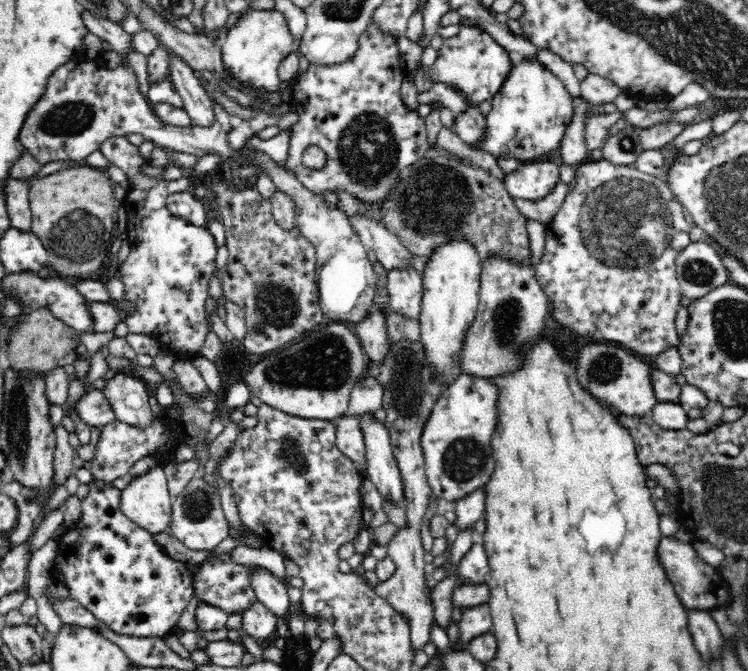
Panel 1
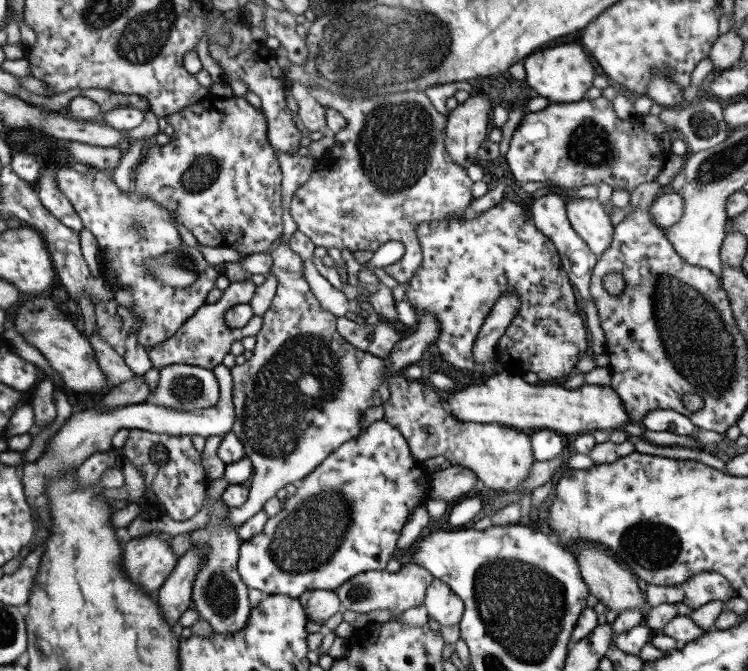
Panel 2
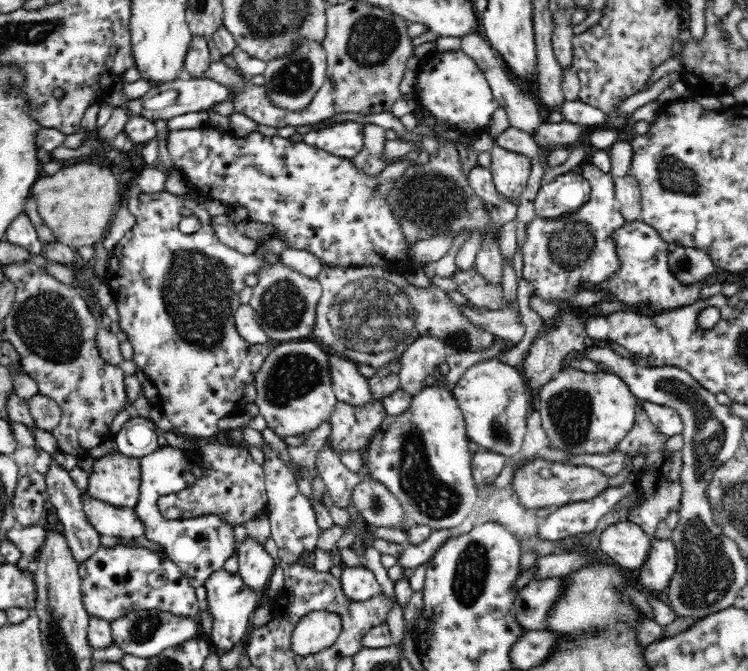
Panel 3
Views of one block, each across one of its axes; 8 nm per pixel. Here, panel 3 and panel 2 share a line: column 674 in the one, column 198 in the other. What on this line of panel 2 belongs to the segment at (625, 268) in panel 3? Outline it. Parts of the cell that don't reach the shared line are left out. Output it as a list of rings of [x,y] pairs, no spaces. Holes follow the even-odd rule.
[[[66,165],[58,170],[55,179],[62,194],[71,202],[76,214],[81,218],[84,230],[92,232],[94,238],[96,238],[101,256],[101,276],[110,281],[110,284],[115,288],[115,292],[120,288],[125,288],[134,297],[135,305],[129,310],[132,310],[133,314],[137,312],[138,318],[143,320],[142,328],[138,331],[140,346],[144,346],[148,350],[151,346],[170,338],[196,312],[196,309],[207,303],[208,292],[216,287],[216,278],[218,278],[219,273],[214,267],[211,267],[204,274],[201,274],[192,286],[187,286],[187,288],[172,288],[162,284],[149,272],[147,264],[154,257],[165,253],[172,247],[186,245],[181,239],[181,226],[170,212],[155,204],[147,196],[136,192],[132,186],[128,193],[121,193],[116,183],[110,179],[108,172],[104,173],[102,169],[91,167],[89,173],[84,175],[84,173],[80,173]]]

